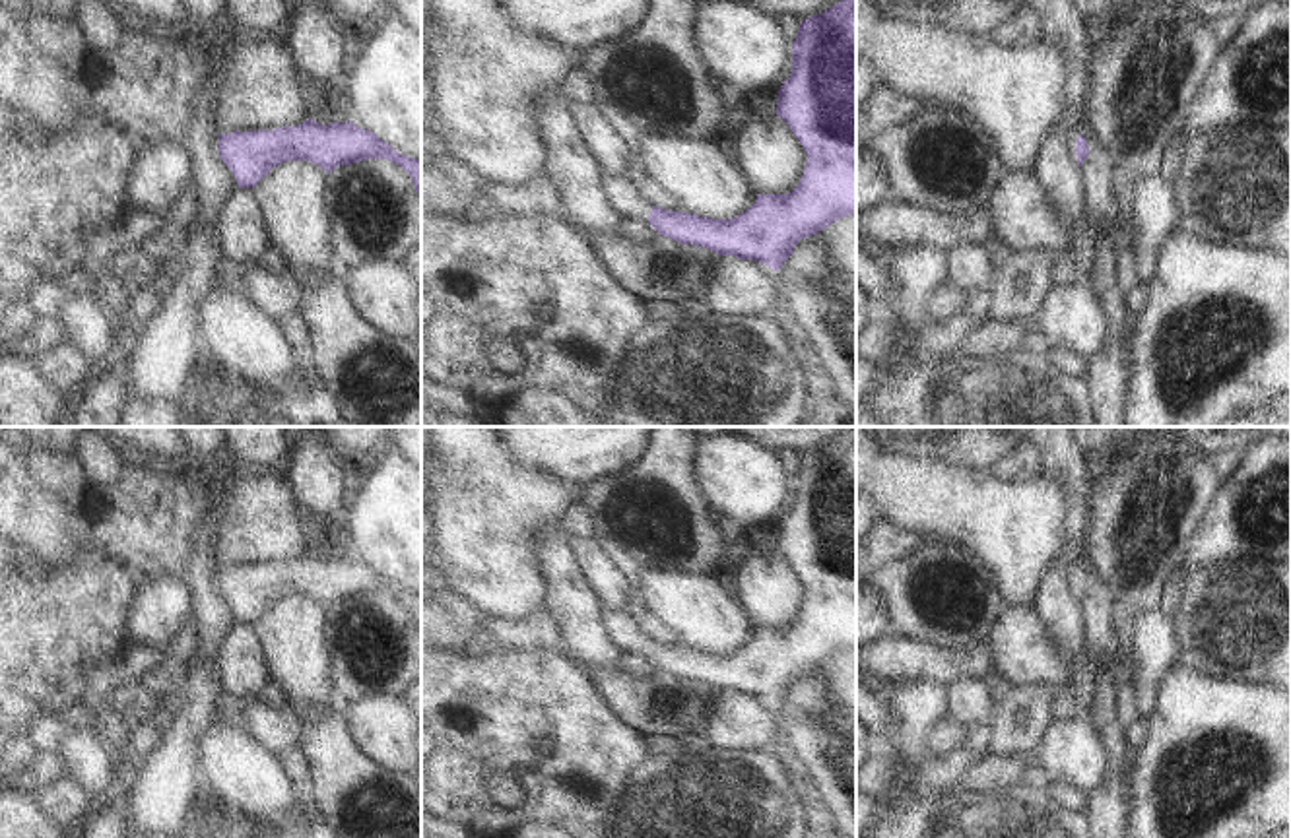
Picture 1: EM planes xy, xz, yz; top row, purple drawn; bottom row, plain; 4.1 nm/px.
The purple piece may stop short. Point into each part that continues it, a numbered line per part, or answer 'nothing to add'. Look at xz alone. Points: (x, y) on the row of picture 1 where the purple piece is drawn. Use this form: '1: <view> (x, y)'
1: xz (624, 191)

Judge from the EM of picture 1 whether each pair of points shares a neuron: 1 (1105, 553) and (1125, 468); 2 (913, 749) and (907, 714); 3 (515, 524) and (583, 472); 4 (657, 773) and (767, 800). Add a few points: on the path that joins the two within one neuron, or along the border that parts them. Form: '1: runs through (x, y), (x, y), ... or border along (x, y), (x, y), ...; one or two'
1: runs through (1119, 532), (1125, 489); one
2: runs through (913, 741), (913, 722); one
3: border along (527, 466), (548, 476), (560, 476), (573, 487); two
4: runs through (684, 800), (740, 800); one

